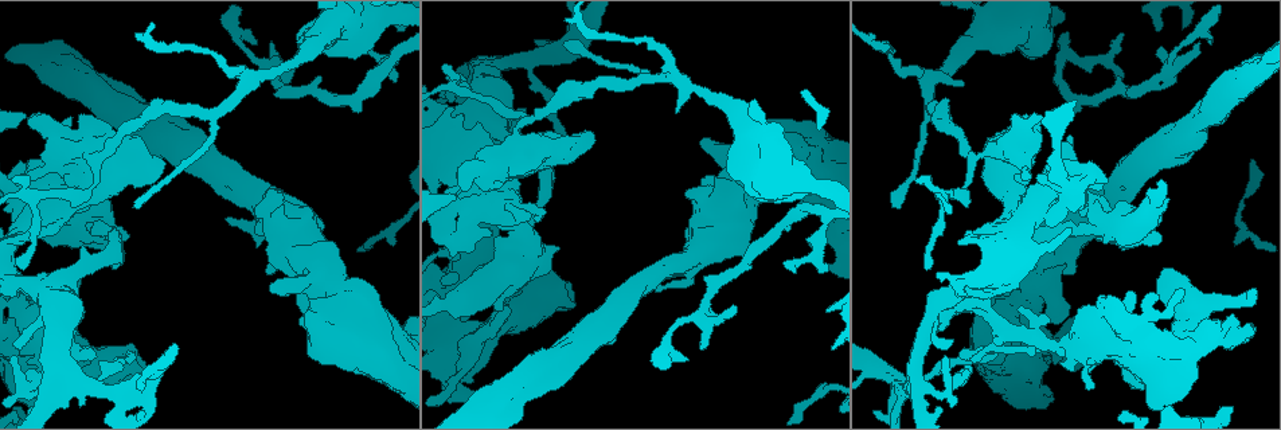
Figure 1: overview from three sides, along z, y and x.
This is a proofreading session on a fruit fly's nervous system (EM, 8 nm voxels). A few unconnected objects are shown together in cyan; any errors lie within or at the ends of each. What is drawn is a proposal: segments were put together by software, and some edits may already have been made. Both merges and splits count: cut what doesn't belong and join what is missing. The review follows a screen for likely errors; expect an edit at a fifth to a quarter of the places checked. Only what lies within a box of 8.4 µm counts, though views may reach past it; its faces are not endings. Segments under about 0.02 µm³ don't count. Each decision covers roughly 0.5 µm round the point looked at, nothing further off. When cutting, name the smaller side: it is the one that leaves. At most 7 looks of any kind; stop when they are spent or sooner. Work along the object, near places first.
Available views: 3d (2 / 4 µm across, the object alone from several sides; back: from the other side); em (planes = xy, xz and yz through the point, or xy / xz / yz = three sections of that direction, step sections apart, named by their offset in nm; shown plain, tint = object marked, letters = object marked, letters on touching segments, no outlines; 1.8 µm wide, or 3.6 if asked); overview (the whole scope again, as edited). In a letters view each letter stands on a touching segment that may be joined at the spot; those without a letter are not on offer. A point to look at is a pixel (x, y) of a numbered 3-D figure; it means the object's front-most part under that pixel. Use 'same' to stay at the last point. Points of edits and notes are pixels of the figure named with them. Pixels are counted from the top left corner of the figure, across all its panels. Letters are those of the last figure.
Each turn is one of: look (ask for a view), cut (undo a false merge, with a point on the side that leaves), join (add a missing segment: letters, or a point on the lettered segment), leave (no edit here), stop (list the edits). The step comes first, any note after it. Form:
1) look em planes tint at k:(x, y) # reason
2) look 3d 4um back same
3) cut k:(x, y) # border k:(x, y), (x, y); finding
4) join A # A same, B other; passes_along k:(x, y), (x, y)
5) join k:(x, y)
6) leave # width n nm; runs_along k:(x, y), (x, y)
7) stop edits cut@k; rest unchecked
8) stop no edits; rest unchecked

look em planes letters at 1:(812, 196) # thick turns thin

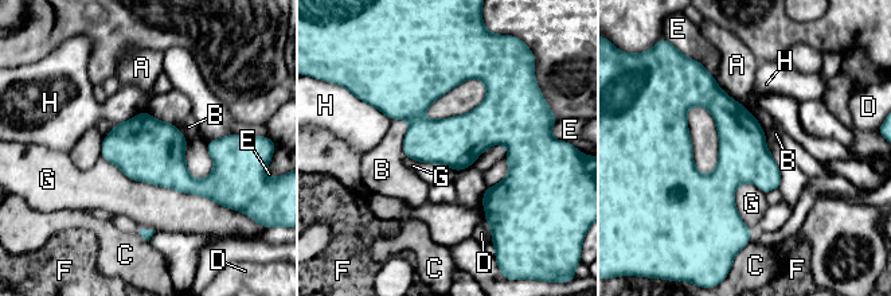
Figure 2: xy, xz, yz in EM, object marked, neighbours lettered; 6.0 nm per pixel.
leave # A other, B other, C other, D other, E other, F other, G other, H other; border 2:(397, 117), (409, 123), (405, 155); one neuron here

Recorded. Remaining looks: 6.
look em planes letters at 1:(700, 349) # an open end

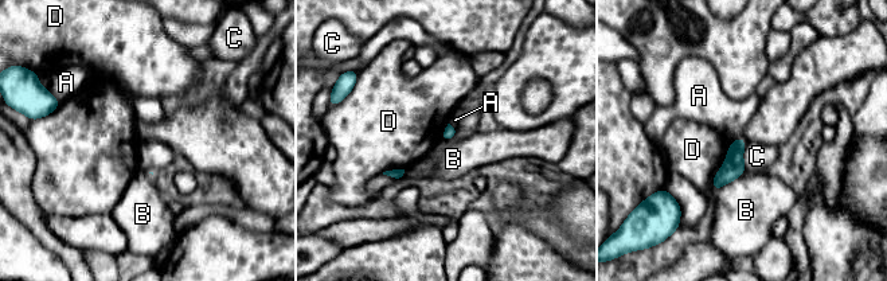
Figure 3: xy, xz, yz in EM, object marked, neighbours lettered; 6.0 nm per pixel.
leave # A other, B other, C other, D other; border 3:(746, 171), (725, 183), (715, 192); none of them fits

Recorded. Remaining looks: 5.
look em planes tint at 1:(1122, 35) # tapers out

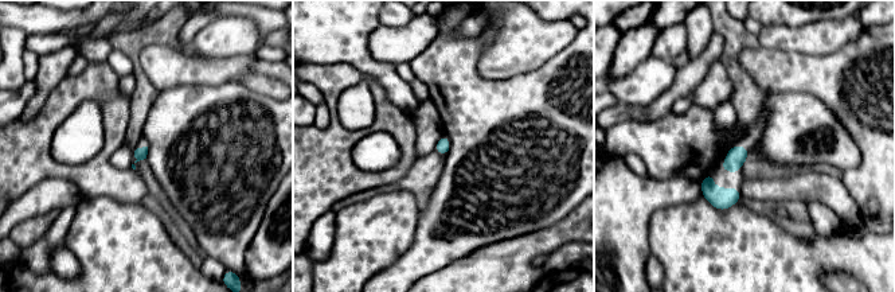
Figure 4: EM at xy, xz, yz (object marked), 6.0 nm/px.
look em planes letters same # see the neighbours

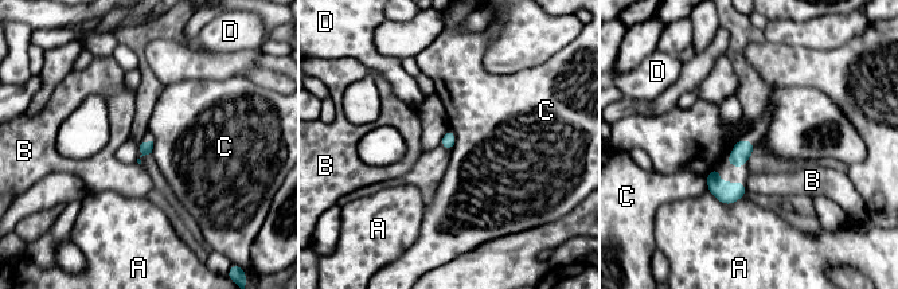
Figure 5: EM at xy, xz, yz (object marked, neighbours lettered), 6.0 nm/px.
leave # longest_contact A 220 nm; A other, B other, C other, D other; none of them fits

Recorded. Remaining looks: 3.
stop no edits; rest unchecked

